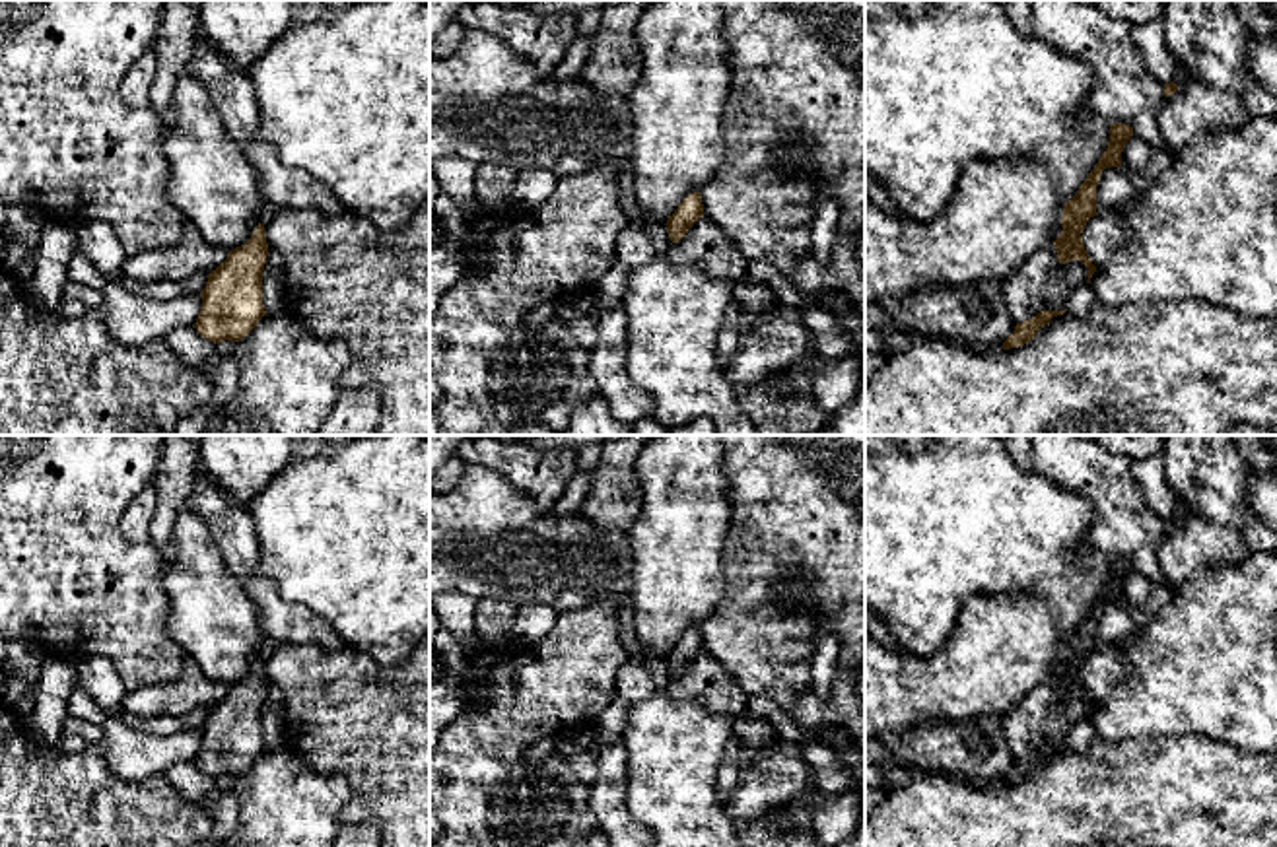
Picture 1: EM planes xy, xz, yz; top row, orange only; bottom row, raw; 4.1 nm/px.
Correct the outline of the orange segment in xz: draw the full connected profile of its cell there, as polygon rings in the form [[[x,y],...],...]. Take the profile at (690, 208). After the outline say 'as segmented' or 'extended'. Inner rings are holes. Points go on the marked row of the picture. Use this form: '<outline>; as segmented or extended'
[[[700,192],[688,194],[665,223],[671,241],[678,243],[702,216],[704,204]]]; as segmented

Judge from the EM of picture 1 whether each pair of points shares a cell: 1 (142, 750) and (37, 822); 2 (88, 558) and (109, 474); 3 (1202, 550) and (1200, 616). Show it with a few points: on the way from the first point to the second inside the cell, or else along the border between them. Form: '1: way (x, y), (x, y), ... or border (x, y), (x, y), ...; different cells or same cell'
1: border (98, 745), (121, 779), (142, 781), (156, 776); different cells
2: way (88, 537), (88, 496); same cell
3: border (1246, 556), (1239, 562), (1204, 566), (1174, 589); different cells

